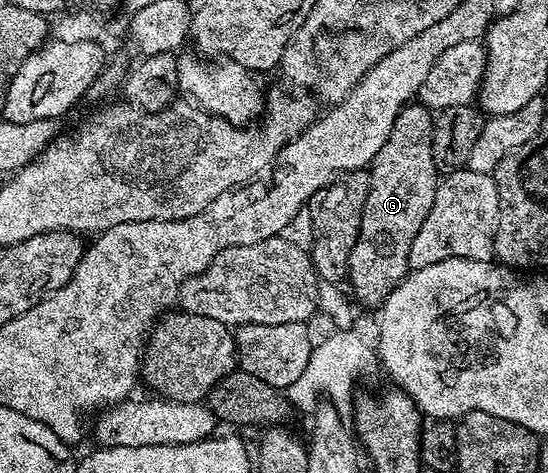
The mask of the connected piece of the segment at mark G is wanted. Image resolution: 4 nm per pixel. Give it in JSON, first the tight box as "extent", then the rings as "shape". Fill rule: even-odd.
{"extent":[346,104,441,308],"shape":[[[409,104],[398,112],[394,120],[394,128],[390,128],[390,136],[386,136],[386,144],[374,156],[367,175],[368,194],[364,197],[362,220],[358,228],[358,240],[354,244],[354,252],[350,252],[346,282],[352,285],[350,294],[364,306],[379,308],[390,296],[390,292],[399,286],[410,273],[410,244],[414,244],[414,236],[418,236],[418,228],[422,228],[422,220],[430,212],[434,204],[434,196],[440,187],[441,171],[434,164],[432,151],[432,124],[434,114],[423,104]]]}

